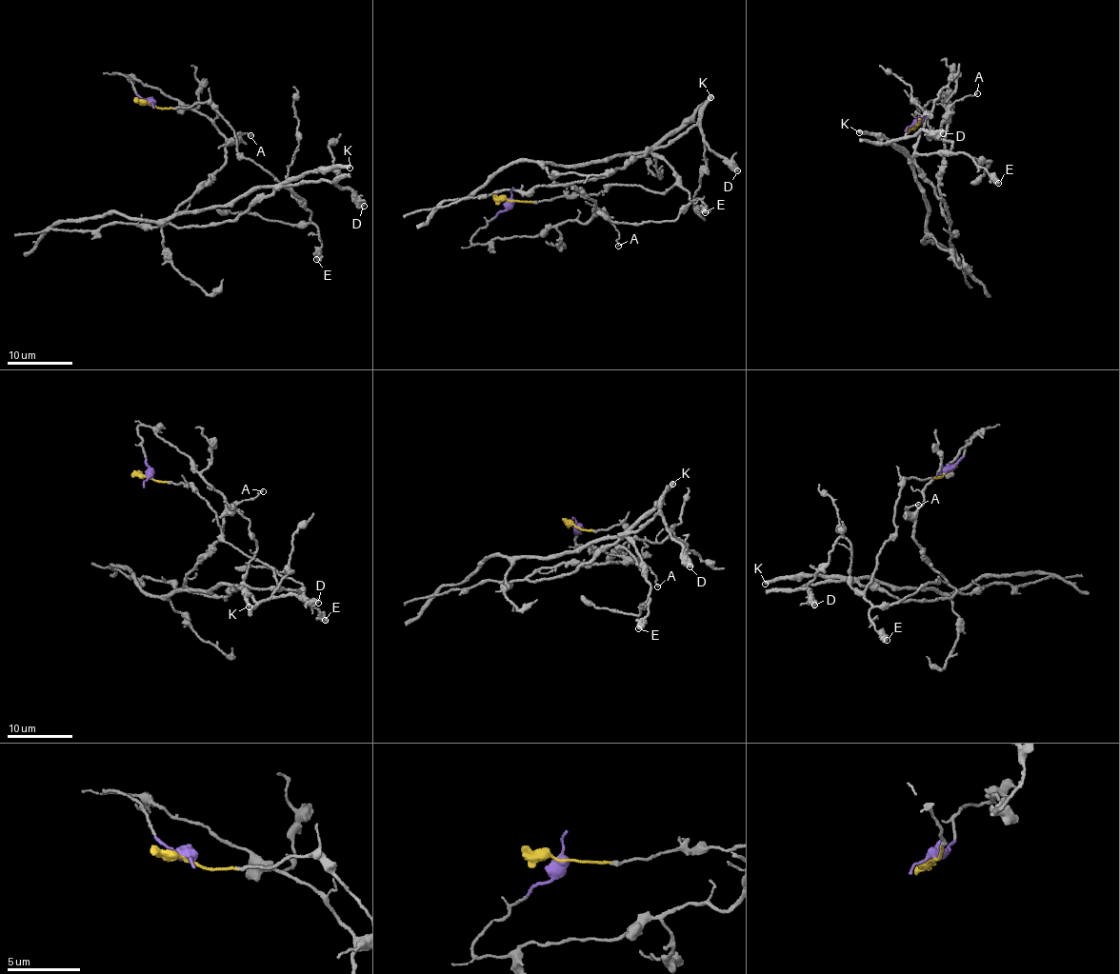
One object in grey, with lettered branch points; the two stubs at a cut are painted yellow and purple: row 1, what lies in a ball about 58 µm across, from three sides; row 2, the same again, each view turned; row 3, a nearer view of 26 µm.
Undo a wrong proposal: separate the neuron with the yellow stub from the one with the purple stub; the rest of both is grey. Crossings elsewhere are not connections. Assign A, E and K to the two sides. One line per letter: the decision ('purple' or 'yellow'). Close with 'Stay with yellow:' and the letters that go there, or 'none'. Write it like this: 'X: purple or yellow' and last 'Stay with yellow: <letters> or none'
A: purple
E: yellow
K: yellow
Stay with yellow: E, K

